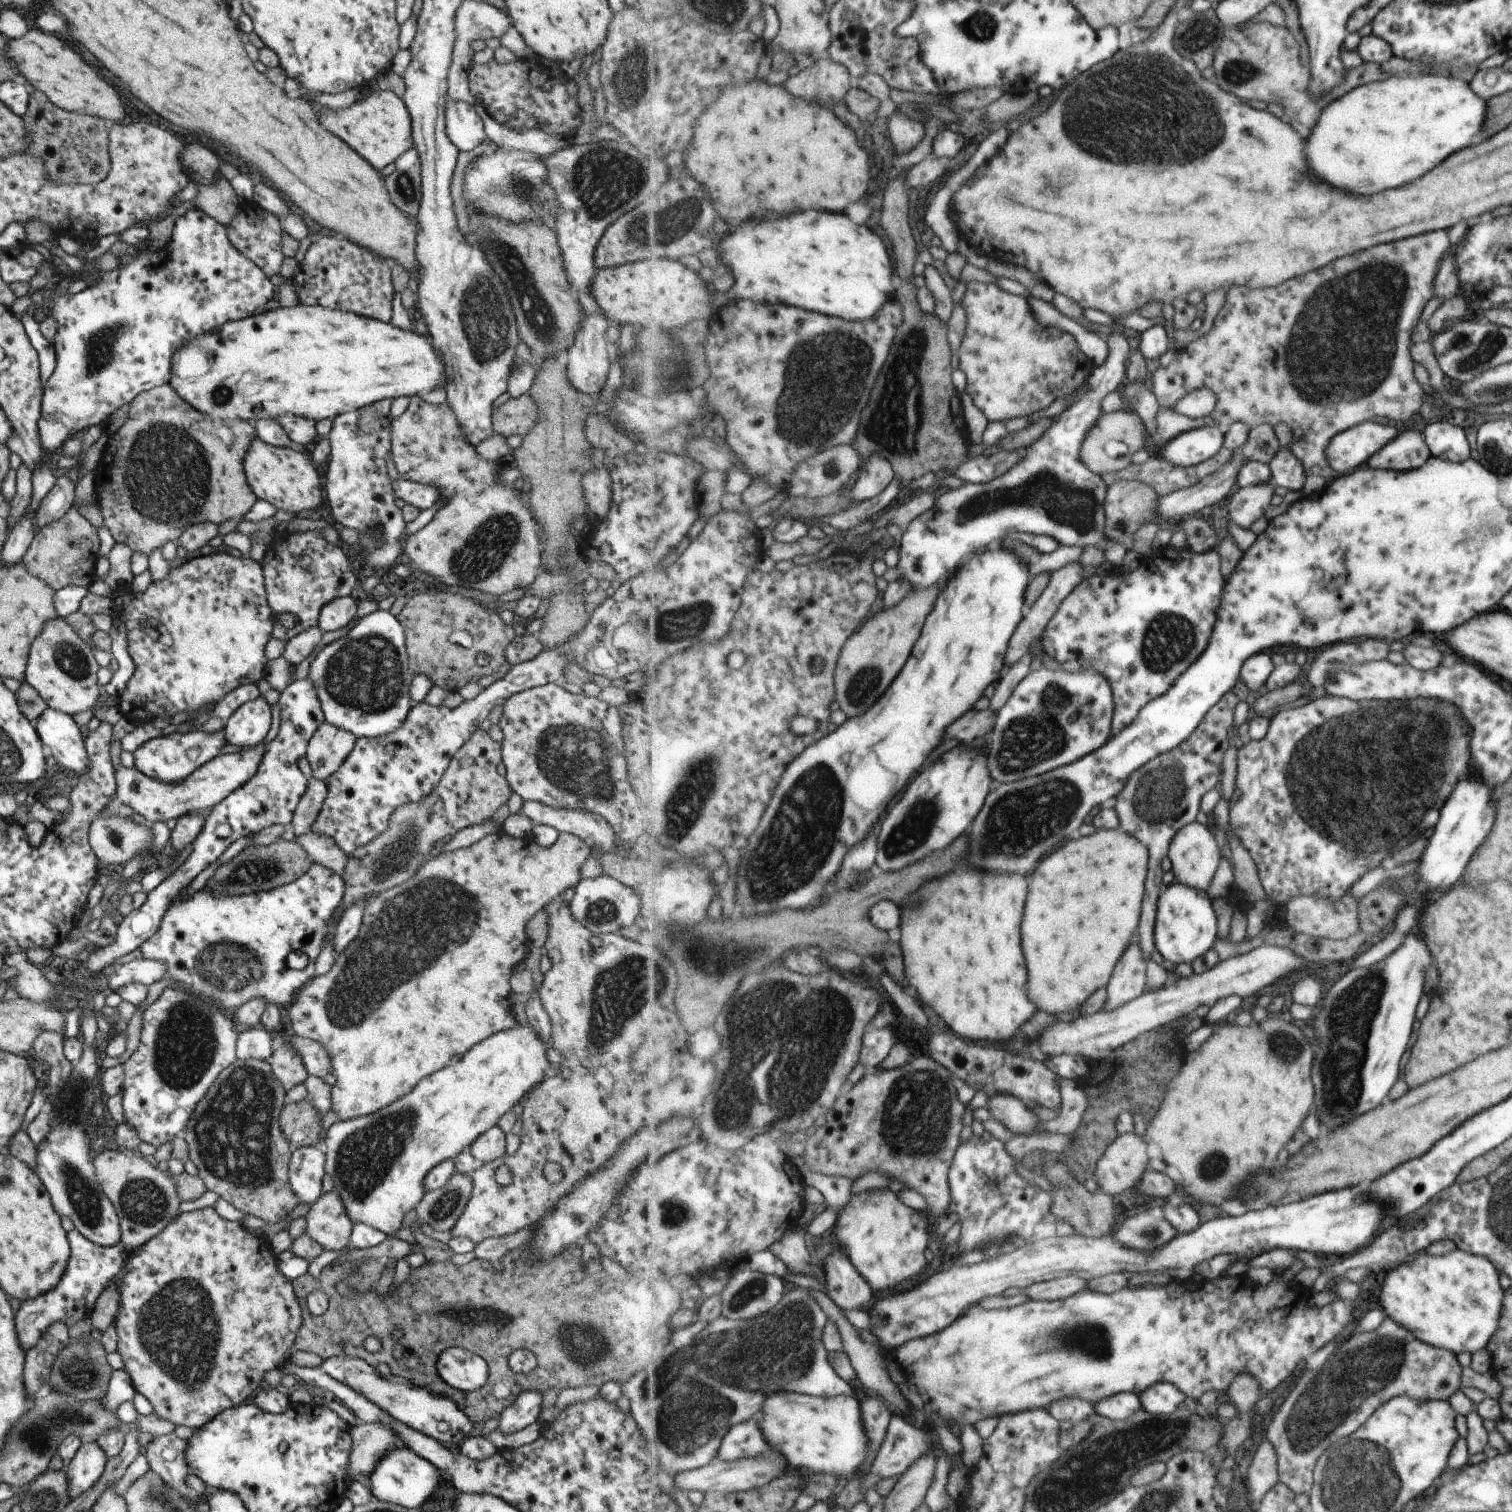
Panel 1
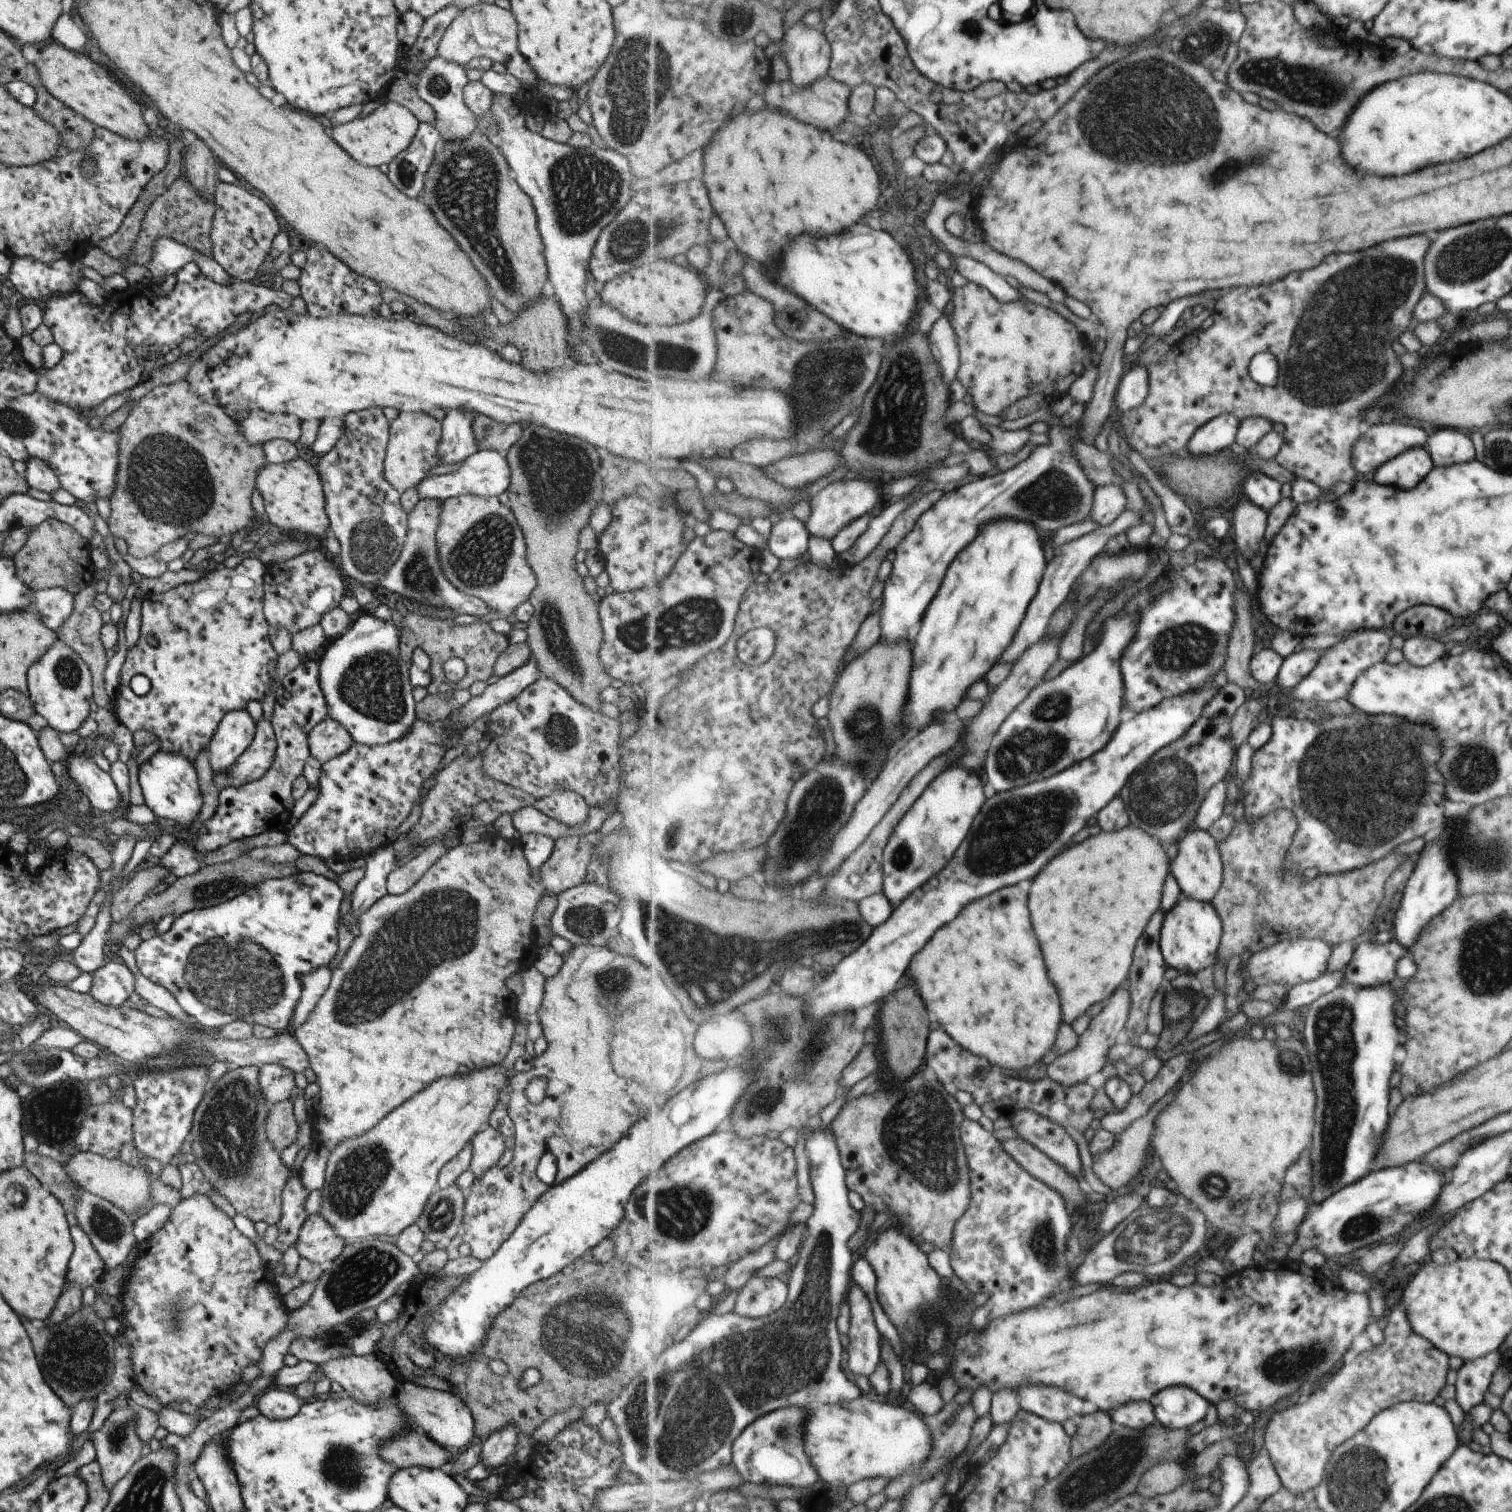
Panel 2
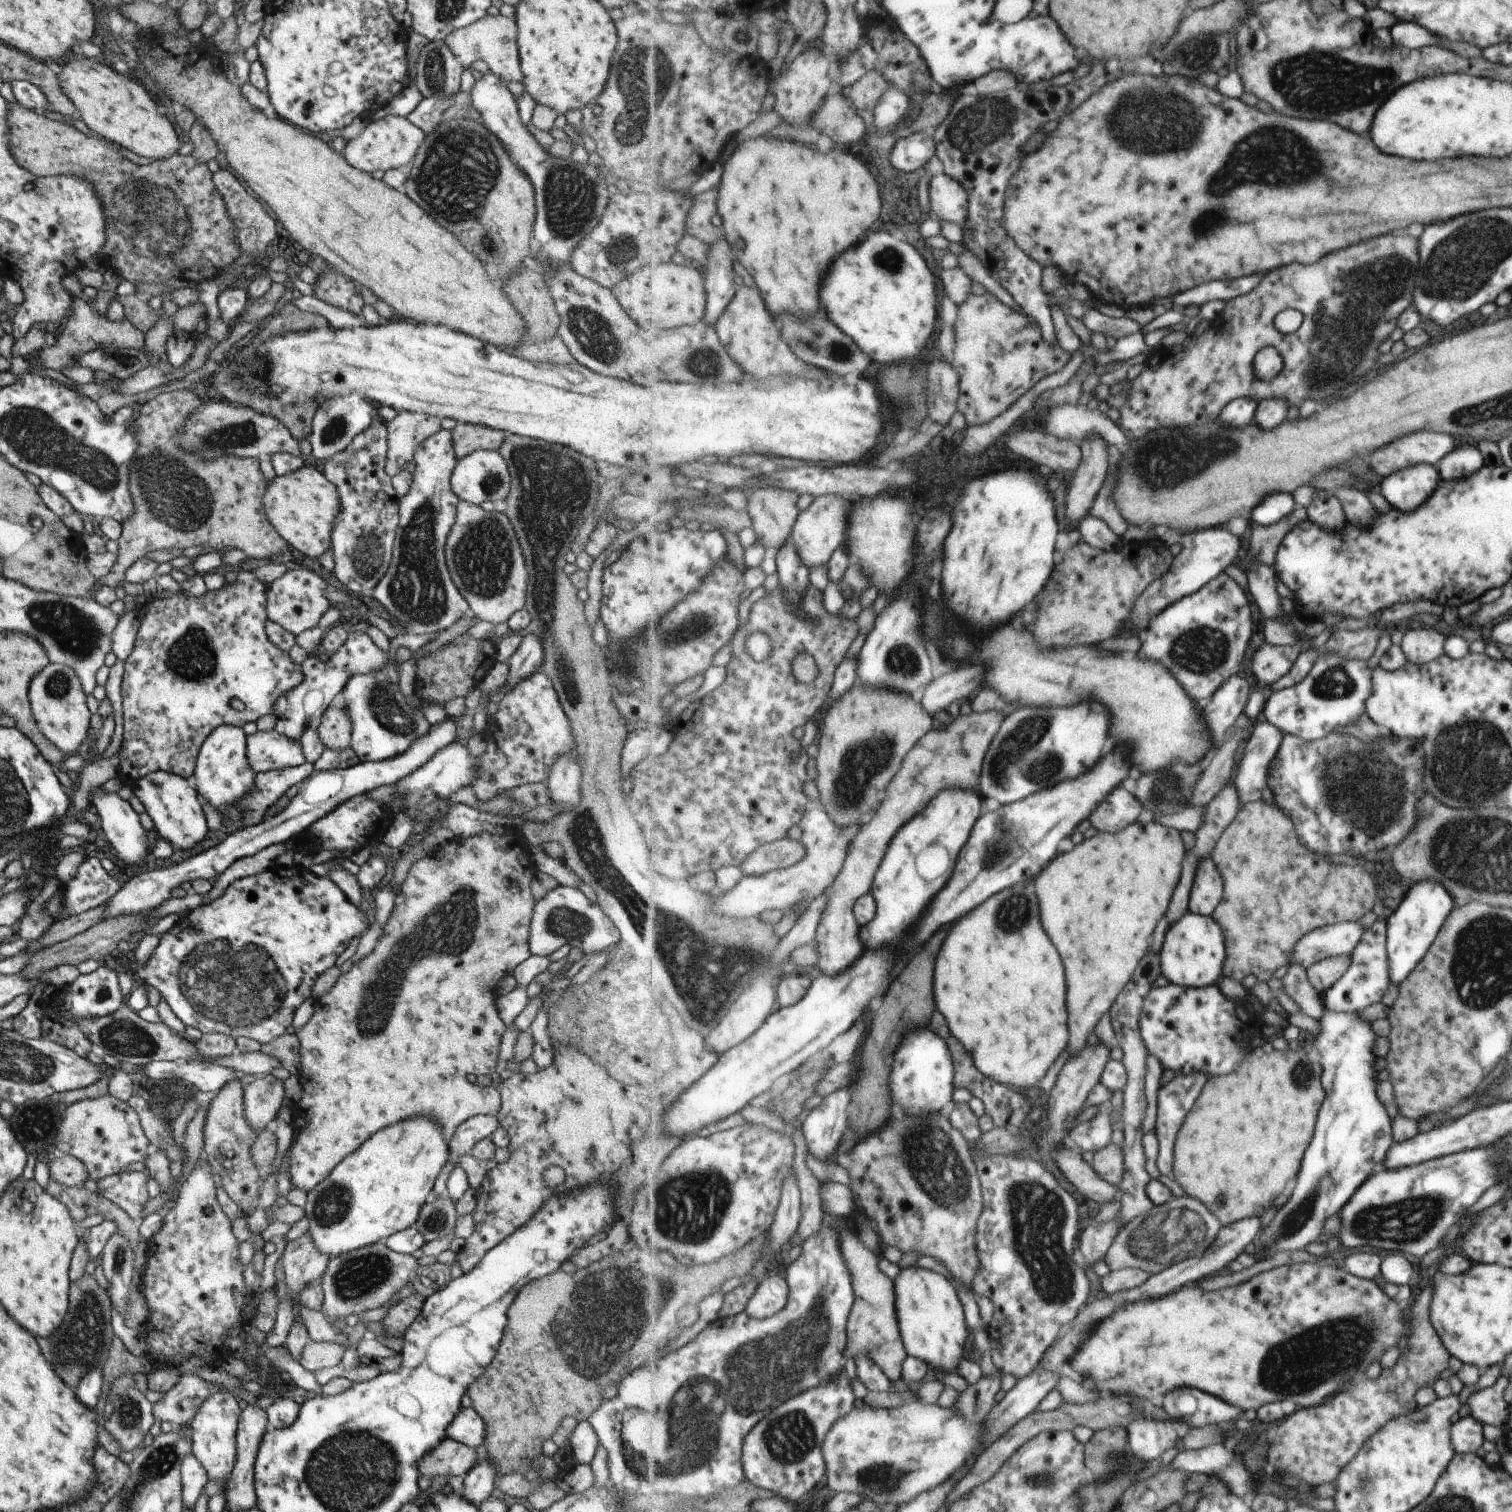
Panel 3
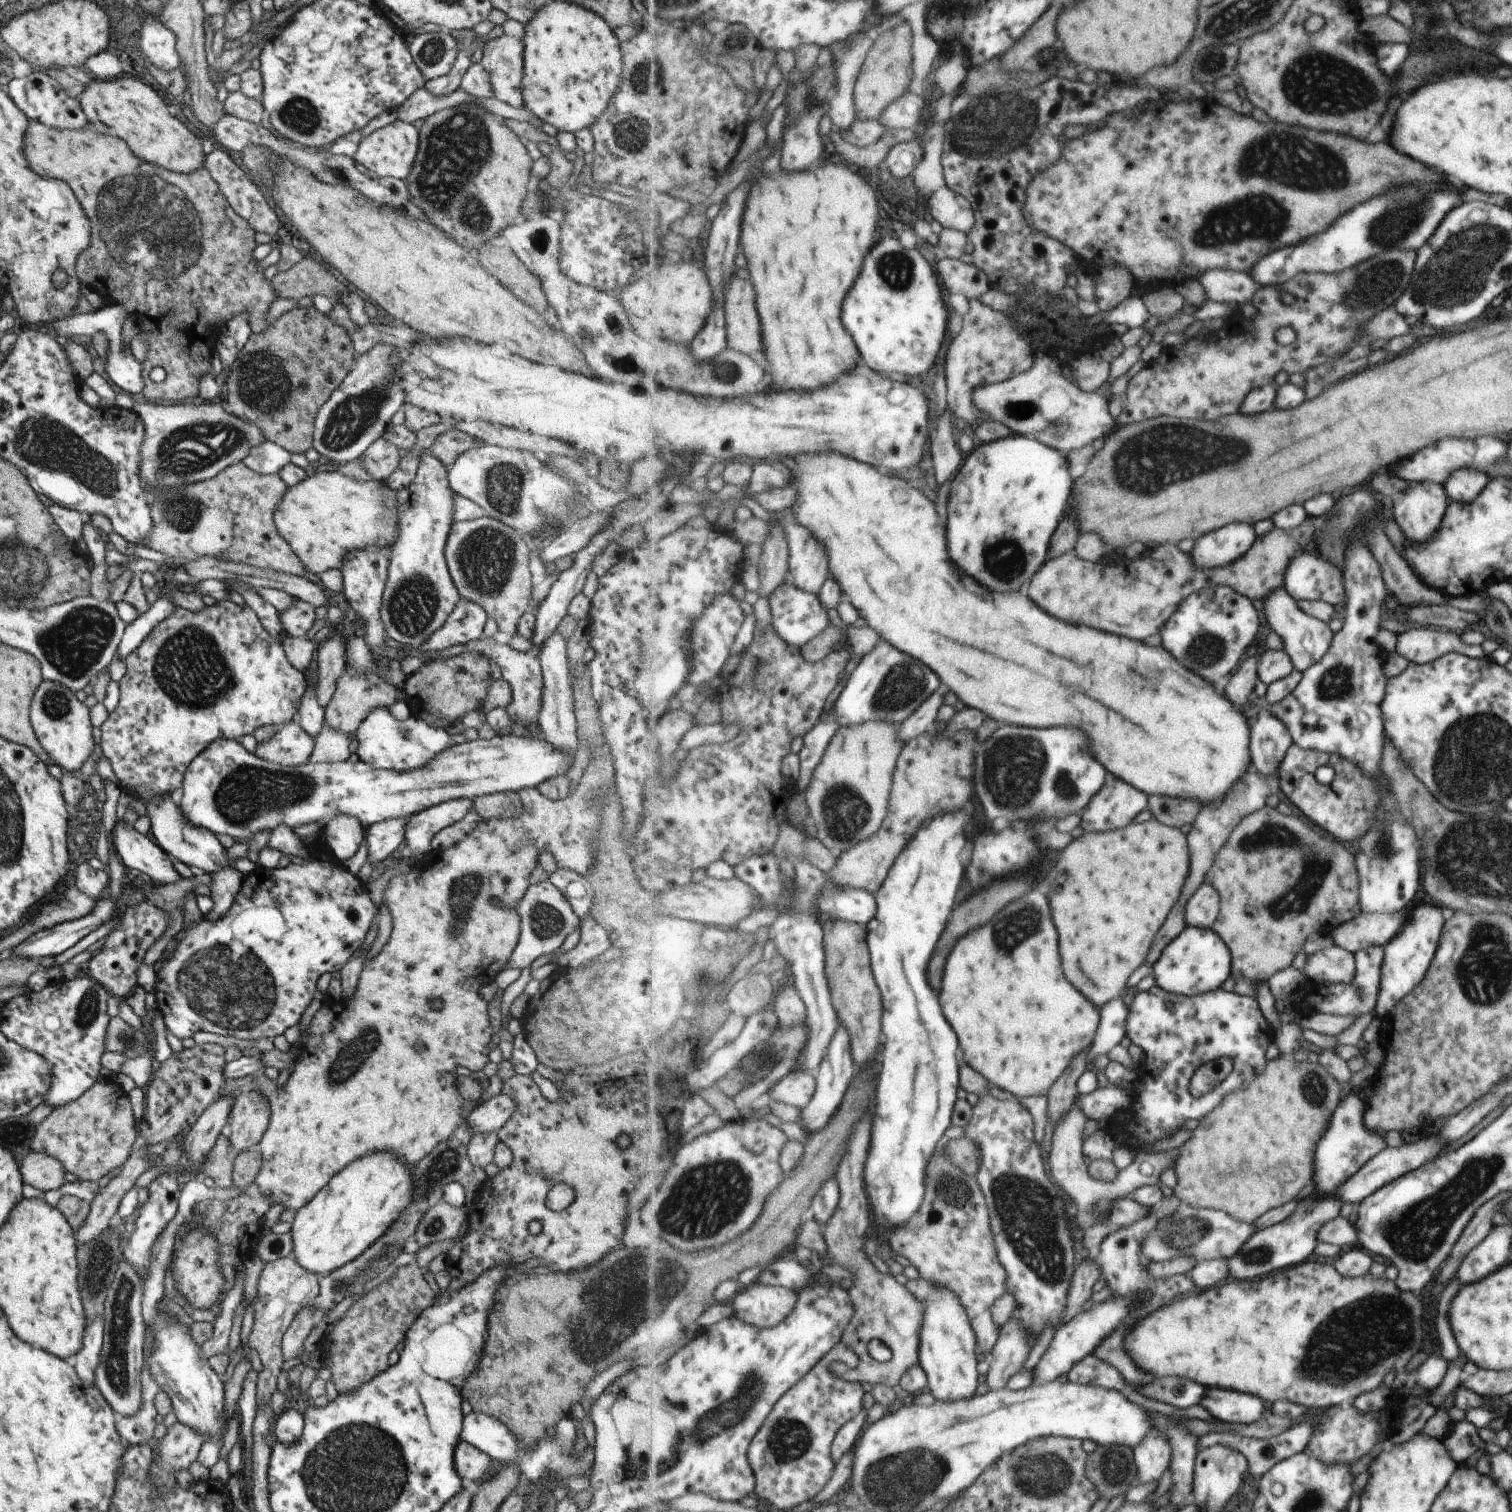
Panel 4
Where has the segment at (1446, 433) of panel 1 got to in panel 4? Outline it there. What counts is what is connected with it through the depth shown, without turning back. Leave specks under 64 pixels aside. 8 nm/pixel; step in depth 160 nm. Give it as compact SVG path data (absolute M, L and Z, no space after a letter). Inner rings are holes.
M1458 468L1451 471L1441 485L1446 489L1449 501L1473 500L1485 486L1487 476L1472 468Z

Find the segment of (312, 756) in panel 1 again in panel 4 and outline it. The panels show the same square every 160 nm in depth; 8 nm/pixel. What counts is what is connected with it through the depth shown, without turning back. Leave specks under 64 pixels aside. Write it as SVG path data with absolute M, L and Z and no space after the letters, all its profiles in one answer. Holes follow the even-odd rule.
M344 662L343 673L337 679L333 694L323 708L324 724L352 737L359 723L372 708L378 706L388 707L396 702L395 692L396 688L384 681L379 675L375 673L357 675L354 671L349 671L348 665Z

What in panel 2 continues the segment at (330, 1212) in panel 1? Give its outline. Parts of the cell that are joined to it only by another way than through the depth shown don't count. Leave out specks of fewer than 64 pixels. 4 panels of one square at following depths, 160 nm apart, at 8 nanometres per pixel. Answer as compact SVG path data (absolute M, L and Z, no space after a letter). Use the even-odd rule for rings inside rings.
M319 1210L306 1216L295 1242L299 1257L321 1266L339 1256L345 1244L347 1242L336 1235L333 1227L321 1216Z

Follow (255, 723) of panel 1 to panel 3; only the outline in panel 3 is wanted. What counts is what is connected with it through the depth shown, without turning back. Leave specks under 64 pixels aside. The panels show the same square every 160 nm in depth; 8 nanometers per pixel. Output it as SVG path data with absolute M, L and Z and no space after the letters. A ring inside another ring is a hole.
M220 724L207 735L194 762L194 771L190 781L196 793L218 810L221 820L223 820L221 830L225 834L241 828L242 807L238 804L238 800L255 787L255 773L248 767L245 753L246 735L241 727Z

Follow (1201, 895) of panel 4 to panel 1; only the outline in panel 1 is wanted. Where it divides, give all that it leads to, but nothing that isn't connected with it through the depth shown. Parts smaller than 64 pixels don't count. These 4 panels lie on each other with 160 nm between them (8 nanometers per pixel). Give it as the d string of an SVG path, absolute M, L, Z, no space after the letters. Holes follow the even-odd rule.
M1199 820L1182 826L1178 833L1170 842L1170 853L1173 875L1175 880L1187 883L1189 886L1208 892L1209 884L1219 870L1219 860L1221 860L1221 848L1215 840L1213 831L1208 822L1199 824Z

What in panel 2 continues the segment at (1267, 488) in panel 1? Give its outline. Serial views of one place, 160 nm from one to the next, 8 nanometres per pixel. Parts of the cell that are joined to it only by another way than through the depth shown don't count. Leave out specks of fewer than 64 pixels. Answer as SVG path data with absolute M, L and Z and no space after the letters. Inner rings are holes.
M1249 500L1236 503L1231 512L1231 521L1234 528L1234 540L1237 544L1237 549L1245 557L1249 564L1249 559L1253 554L1259 550L1261 540L1266 538L1266 528L1269 521L1268 510L1263 507L1257 506L1253 501Z

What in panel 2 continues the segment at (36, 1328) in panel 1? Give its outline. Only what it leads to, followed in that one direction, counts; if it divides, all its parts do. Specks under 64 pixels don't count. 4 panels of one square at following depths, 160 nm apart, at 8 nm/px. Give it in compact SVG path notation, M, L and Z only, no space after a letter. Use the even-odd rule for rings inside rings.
M77 1225L71 1227L69 1232L73 1248L62 1292L69 1285L75 1285L82 1291L86 1286L94 1286L99 1282L106 1266L92 1247L88 1236Z

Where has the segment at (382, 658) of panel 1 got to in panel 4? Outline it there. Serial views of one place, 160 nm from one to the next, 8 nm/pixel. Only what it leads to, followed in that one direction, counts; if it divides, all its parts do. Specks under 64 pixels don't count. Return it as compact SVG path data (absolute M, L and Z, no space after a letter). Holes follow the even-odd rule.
M384 706L372 708L367 713L367 716L359 723L355 730L352 739L354 742L355 752L358 754L358 760L363 761L374 769L406 771L419 768L426 765L435 755L438 755L443 749L451 746L453 736L449 736L441 727L432 727L424 720L418 719L413 714L410 714L404 720L396 720L389 709Z

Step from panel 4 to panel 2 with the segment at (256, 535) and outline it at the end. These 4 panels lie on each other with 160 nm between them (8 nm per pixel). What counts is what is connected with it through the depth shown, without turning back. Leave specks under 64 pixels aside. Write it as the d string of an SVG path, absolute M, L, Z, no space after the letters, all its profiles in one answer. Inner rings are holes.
M183 379L166 385L154 386L148 393L145 393L128 412L124 422L118 427L116 458L115 488L111 491L109 501L109 515L106 518L107 528L112 538L121 538L125 541L127 552L135 558L155 555L164 544L180 539L187 533L207 534L207 536L232 535L244 526L250 524L253 518L251 509L251 492L253 492L257 471L267 463L262 451L262 445L250 445L247 439L240 433L239 425L223 412L220 406L201 401L196 393L190 388L188 382ZM94 583L87 585L74 594L74 605L72 606L71 614L57 628L56 635L59 642L70 646L87 665L91 675L92 701L97 707L106 709L111 705L113 706L113 700L106 693L104 687L103 673L108 656L99 641L99 629L102 624L100 612L92 605L92 600L97 595L93 592L93 585Z

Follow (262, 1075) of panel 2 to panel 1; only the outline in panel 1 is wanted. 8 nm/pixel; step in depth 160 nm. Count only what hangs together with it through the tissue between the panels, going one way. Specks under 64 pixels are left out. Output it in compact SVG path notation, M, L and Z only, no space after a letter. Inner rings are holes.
M280 1037L275 1043L268 1062L272 1075L285 1090L303 1083L303 1080L307 1078L308 1072L303 1066L302 1058L287 1041L281 1041Z

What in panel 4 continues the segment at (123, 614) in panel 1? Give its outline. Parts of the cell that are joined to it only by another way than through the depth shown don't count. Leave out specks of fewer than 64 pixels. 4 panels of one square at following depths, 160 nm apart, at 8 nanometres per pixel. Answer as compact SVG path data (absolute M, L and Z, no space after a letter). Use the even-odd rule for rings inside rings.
M229 599L216 601L212 606L204 606L197 612L188 611L181 607L173 607L172 611L163 620L160 620L152 629L139 646L132 650L124 658L126 666L123 678L118 684L118 703L113 712L108 713L108 717L100 726L100 748L102 754L109 760L109 764L119 781L119 787L127 794L137 797L145 802L148 798L170 793L175 788L181 785L183 775L187 765L199 754L202 750L210 745L216 738L223 737L226 739L235 739L244 734L252 734L252 732L268 724L281 727L282 725L291 722L296 710L300 704L300 698L305 690L305 678L301 671L293 668L284 655L282 643L272 638L267 634L255 612L249 609L245 603L238 606Z

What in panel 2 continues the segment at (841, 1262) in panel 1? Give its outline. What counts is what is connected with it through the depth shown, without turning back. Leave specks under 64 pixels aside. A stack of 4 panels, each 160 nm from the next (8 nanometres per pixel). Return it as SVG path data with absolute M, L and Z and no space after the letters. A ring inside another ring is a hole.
M853 1281L848 1292L850 1307L850 1328L848 1364L850 1370L859 1376L866 1376L870 1380L881 1362L880 1338L873 1306L869 1296L863 1292L859 1281Z

